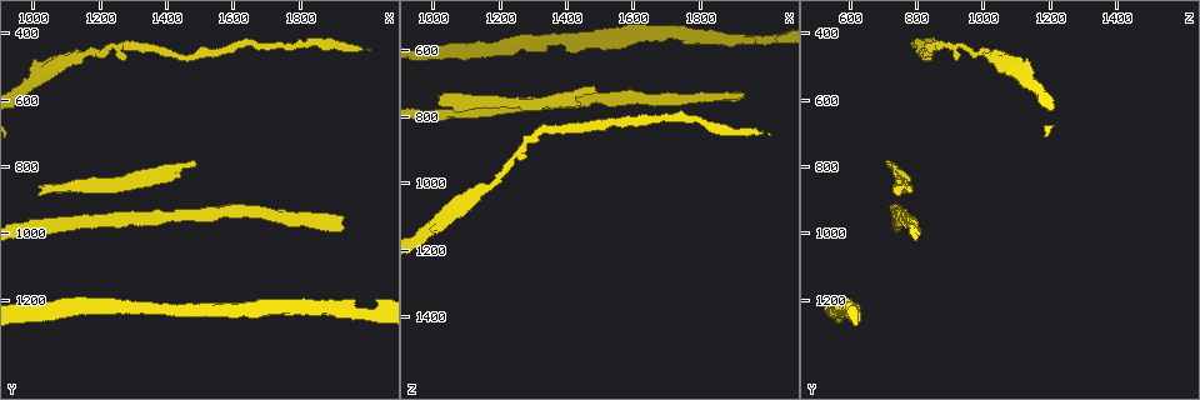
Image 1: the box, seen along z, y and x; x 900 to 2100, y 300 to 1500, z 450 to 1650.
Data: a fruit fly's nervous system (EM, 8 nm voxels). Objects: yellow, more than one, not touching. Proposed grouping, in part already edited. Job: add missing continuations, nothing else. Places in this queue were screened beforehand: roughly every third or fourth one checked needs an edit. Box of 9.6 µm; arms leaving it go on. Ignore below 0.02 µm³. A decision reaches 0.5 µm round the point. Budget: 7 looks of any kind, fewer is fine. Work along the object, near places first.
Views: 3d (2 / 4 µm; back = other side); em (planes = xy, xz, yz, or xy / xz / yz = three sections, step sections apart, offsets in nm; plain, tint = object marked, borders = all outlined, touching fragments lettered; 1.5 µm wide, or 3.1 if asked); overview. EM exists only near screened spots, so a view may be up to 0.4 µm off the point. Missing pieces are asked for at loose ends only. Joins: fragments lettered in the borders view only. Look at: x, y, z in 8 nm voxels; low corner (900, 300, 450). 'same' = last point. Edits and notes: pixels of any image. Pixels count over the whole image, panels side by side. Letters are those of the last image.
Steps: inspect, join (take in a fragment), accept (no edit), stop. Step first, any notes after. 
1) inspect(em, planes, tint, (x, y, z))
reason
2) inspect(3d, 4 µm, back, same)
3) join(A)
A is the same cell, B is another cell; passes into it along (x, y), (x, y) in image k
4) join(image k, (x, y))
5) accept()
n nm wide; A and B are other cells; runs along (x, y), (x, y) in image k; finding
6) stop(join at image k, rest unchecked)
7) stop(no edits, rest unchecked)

inspect(em, planes, plain, (1930, 980, 730))
free end

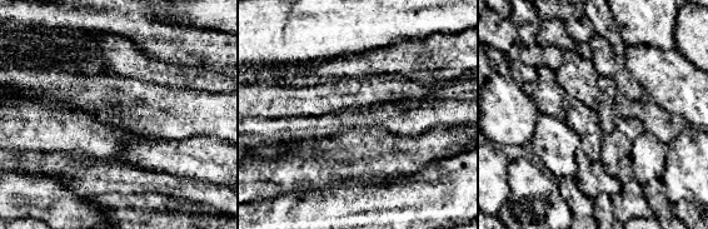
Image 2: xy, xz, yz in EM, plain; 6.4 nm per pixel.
inspect(em, planes, tint, same)

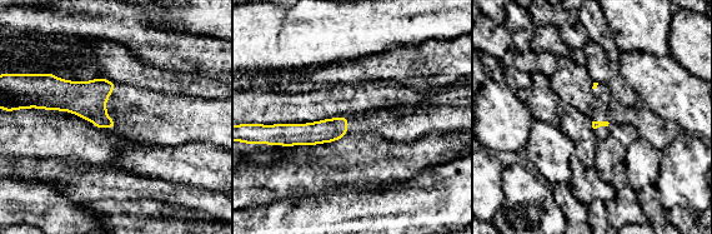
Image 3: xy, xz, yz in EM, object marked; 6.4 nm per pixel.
inspect(em, planes, borders, same)
see the neighbours

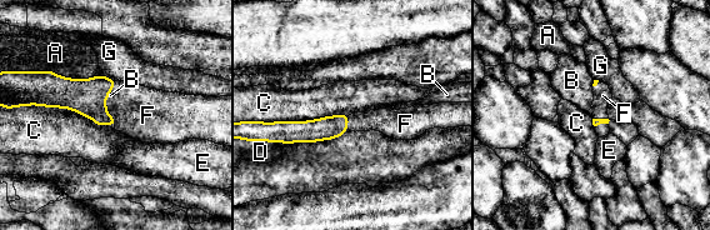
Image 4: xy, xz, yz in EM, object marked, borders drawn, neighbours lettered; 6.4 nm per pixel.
join(F)
F is the same cell, A, B, C, D, E and G are other cells; passes into it along (86, 96), (108, 113), (144, 114) in image 4; it goes on there

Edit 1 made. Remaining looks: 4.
inspect(overview)

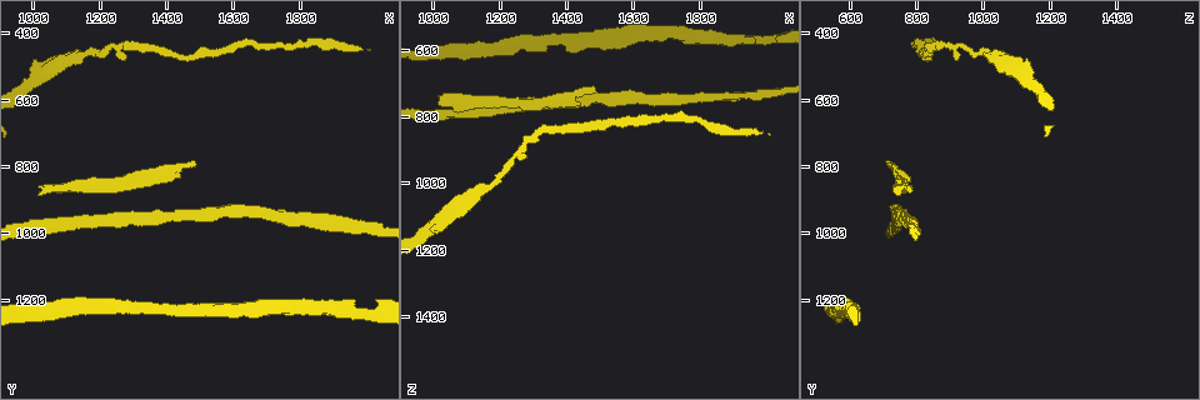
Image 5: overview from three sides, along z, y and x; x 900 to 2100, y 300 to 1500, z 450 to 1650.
inspect(3d, 2 µm, (1980, 460, 850))

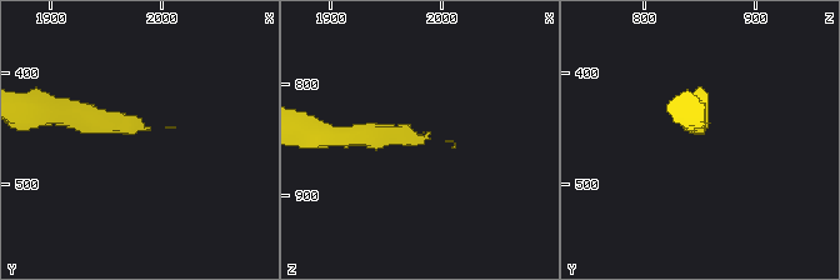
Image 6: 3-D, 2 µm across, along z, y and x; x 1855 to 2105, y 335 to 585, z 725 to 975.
inspect(em, planes, borders, (1982, 452, 850))

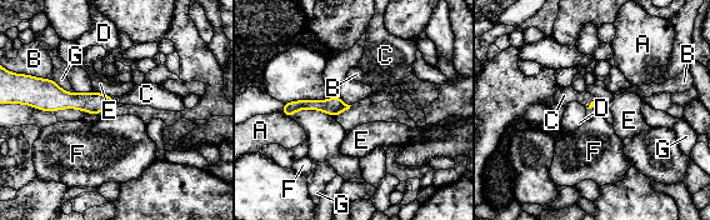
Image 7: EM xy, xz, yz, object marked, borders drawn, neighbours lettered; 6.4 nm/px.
join(C)
C is the same cell, A, B, D, E, F and G are other cells; the neuron continues

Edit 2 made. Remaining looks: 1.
stop(join at image 4, join at image 7, rest unchecked)

